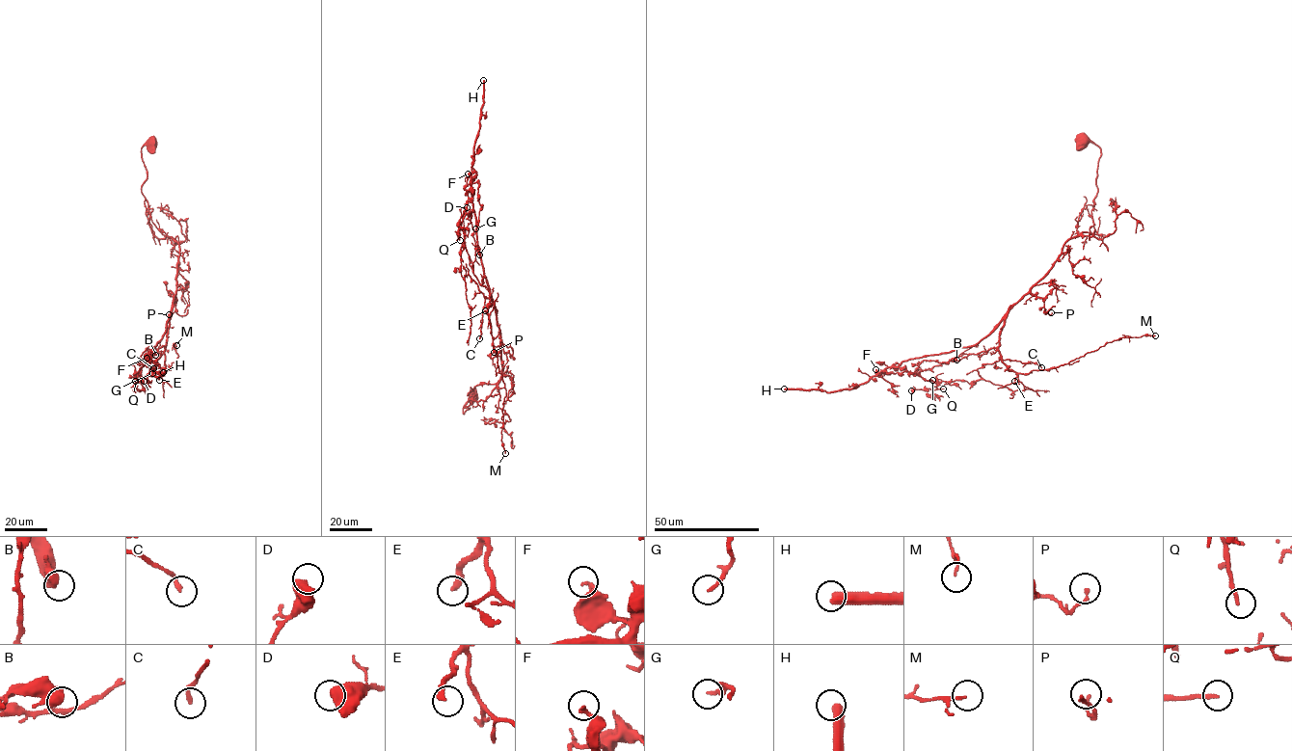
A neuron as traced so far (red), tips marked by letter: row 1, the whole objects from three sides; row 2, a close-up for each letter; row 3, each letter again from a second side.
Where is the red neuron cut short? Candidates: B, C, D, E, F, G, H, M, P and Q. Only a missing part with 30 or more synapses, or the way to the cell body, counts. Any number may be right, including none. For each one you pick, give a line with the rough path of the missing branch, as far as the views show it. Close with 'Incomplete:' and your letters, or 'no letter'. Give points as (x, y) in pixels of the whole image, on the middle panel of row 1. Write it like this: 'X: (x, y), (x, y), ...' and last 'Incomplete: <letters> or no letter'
E: (485, 310), (486, 282), (492, 267)
Incomplete: E, H

